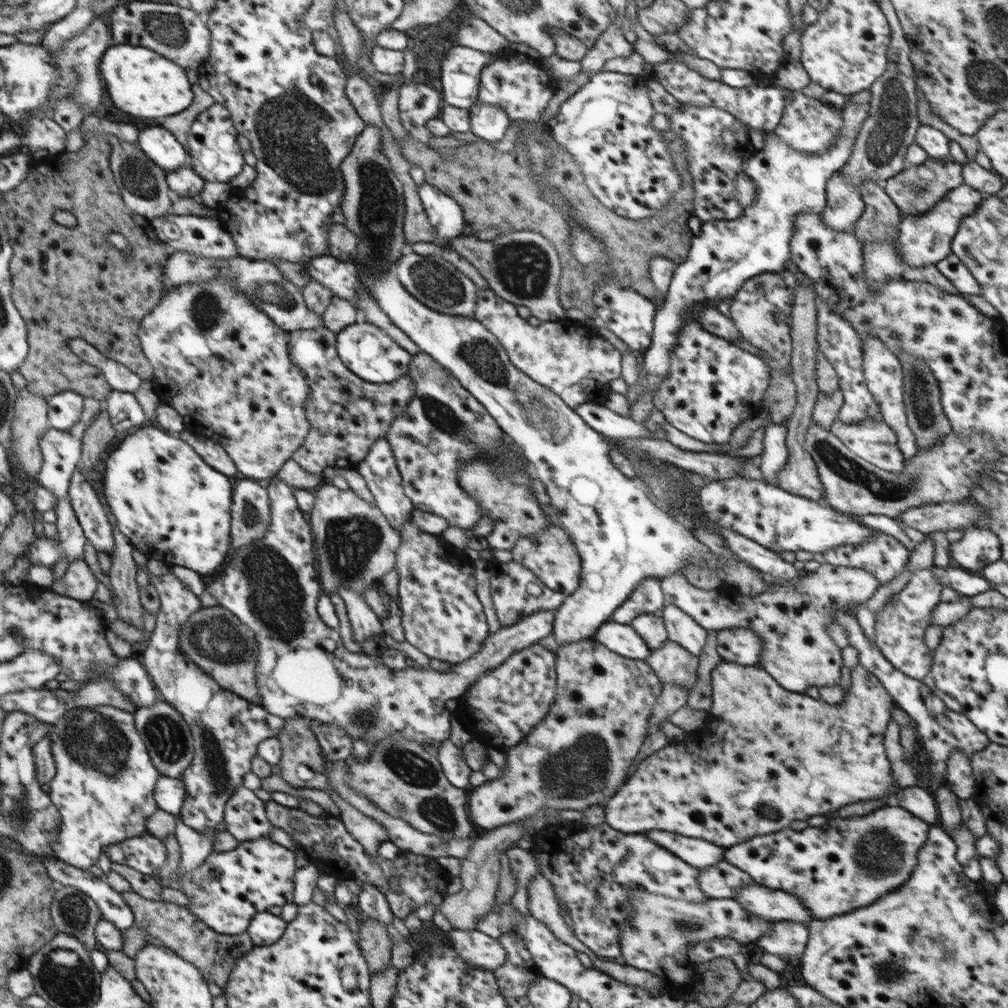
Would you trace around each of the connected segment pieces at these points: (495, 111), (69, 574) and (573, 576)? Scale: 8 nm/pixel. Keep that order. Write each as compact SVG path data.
M473 104L470 108L470 131L487 142L502 140L511 124L508 114L498 106Z
M73 561L62 579L48 589L76 600L87 601L95 596L97 579L85 561Z
M558 525L549 526L543 534L520 538L511 549L513 561L520 562L538 577L548 588L572 594L580 584L581 557L576 551L573 539Z

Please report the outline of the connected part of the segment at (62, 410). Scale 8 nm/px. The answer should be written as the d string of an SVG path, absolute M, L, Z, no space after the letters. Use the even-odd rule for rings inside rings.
M66 390L47 397L51 425L65 434L66 430L78 423L84 411L84 397L73 390Z

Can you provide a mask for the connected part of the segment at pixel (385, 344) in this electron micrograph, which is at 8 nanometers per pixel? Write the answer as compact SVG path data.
M363 321L354 323L337 332L335 347L340 360L362 380L376 384L390 384L408 375L412 355L394 342L382 329Z

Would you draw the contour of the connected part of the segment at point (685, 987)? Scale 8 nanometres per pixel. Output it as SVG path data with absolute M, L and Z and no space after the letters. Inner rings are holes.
M632 887L630 903L634 911L620 925L620 950L625 964L658 976L663 983L663 993L682 1000L694 993L697 982L688 948L693 951L696 942L708 942L716 938L732 938L744 945L754 944L772 925L770 920L746 912L746 908L742 908L733 898L706 899L694 903Z

